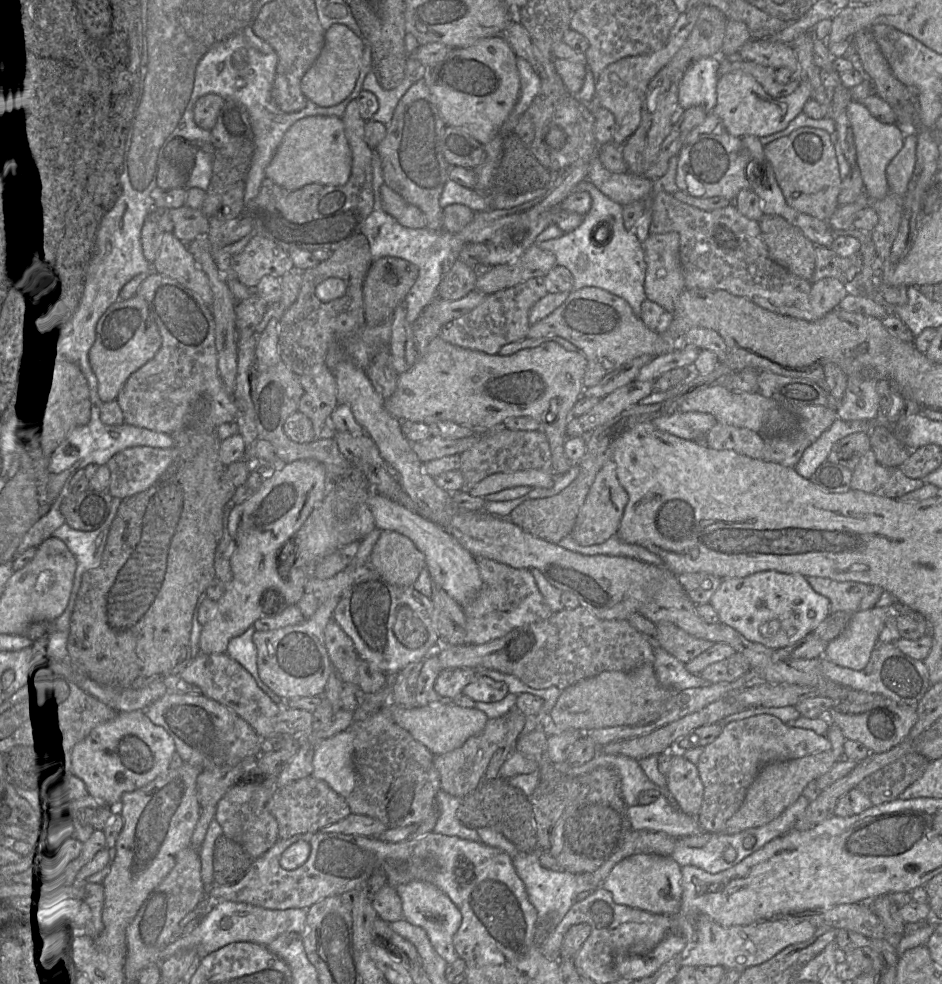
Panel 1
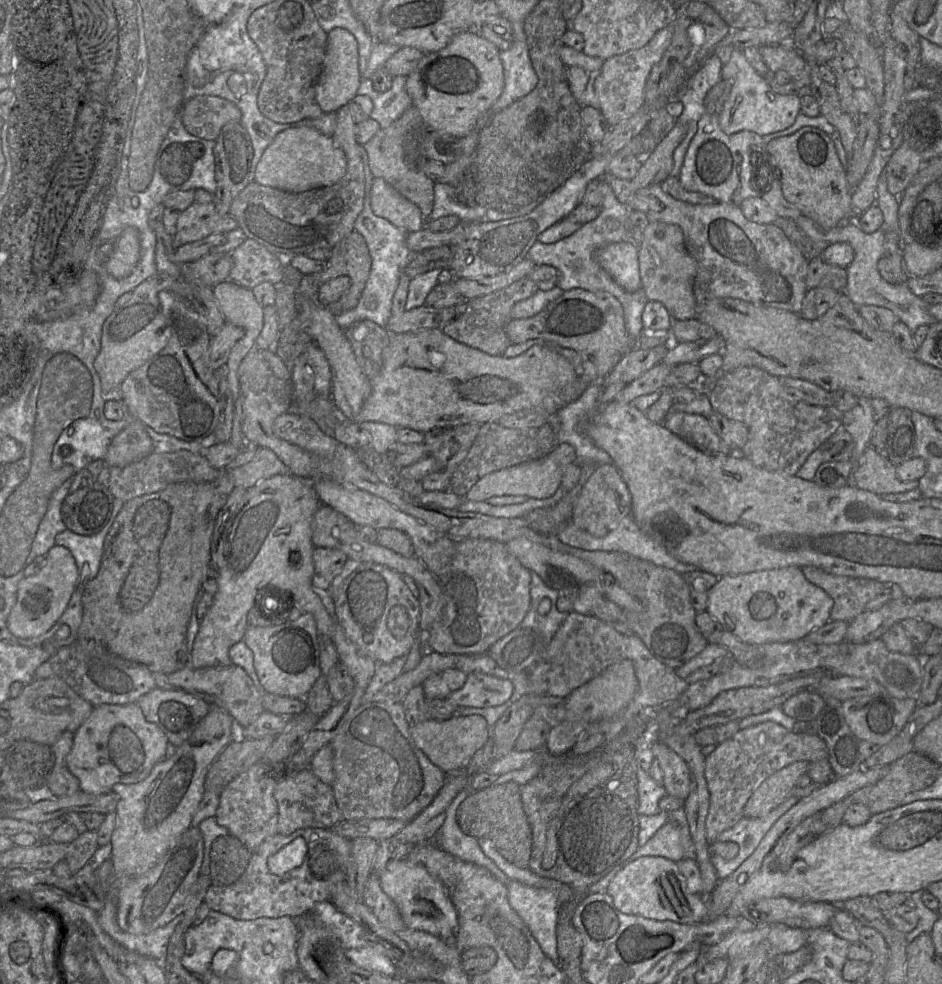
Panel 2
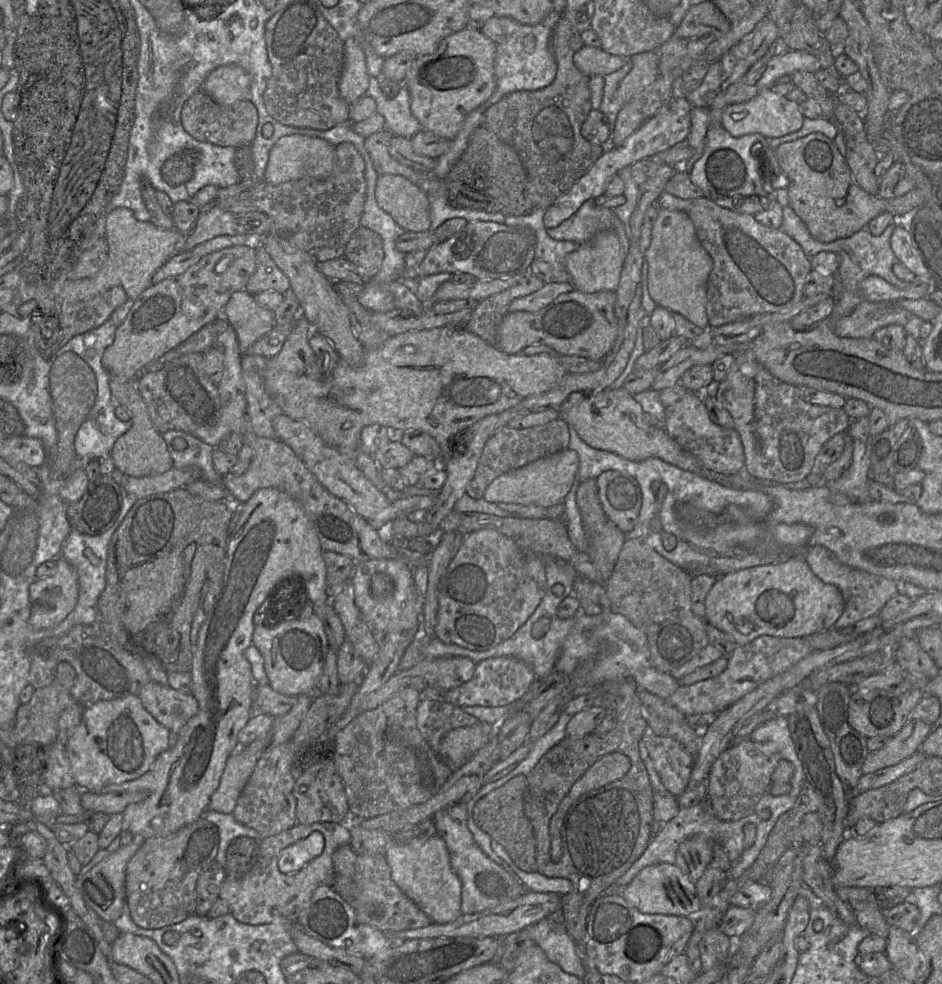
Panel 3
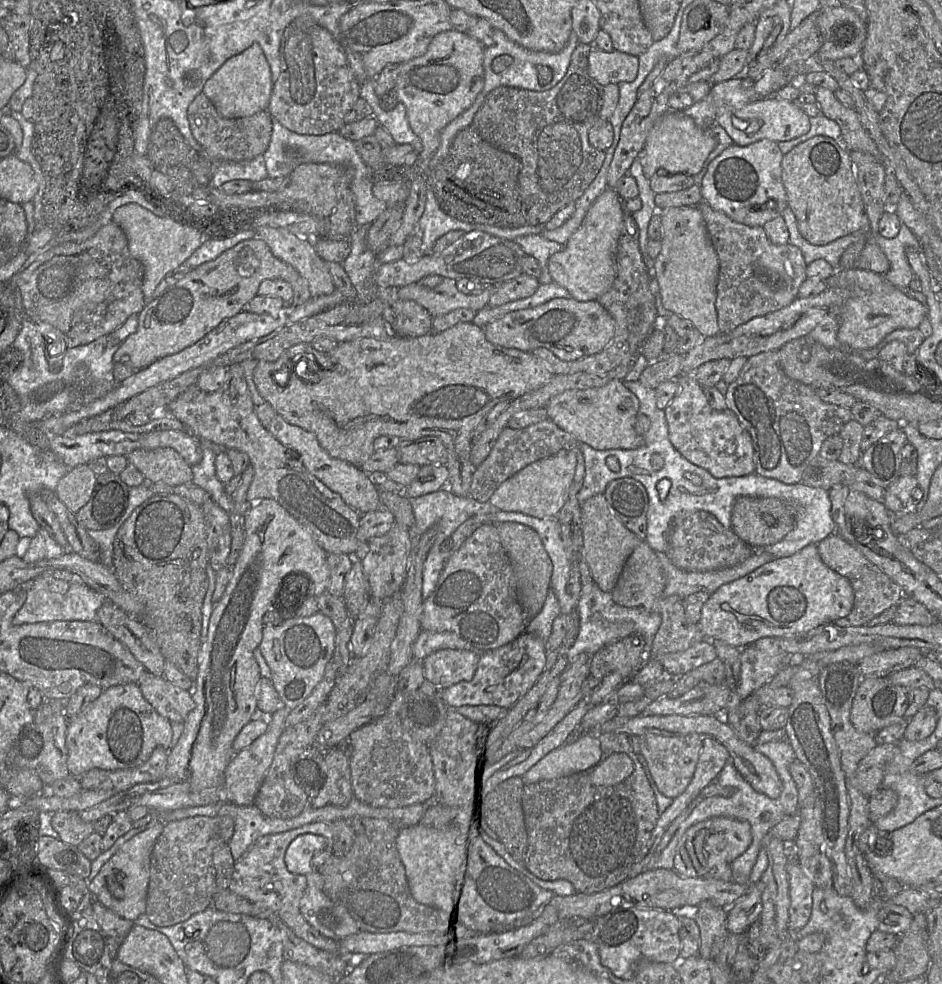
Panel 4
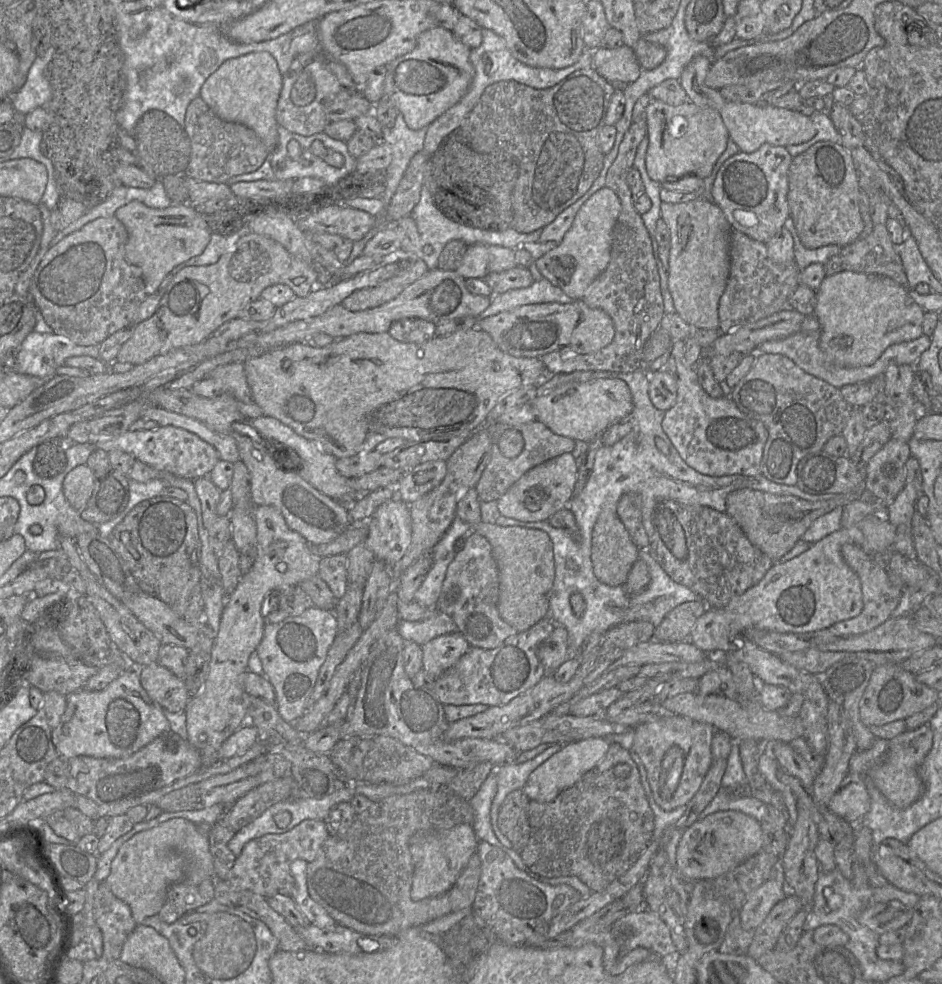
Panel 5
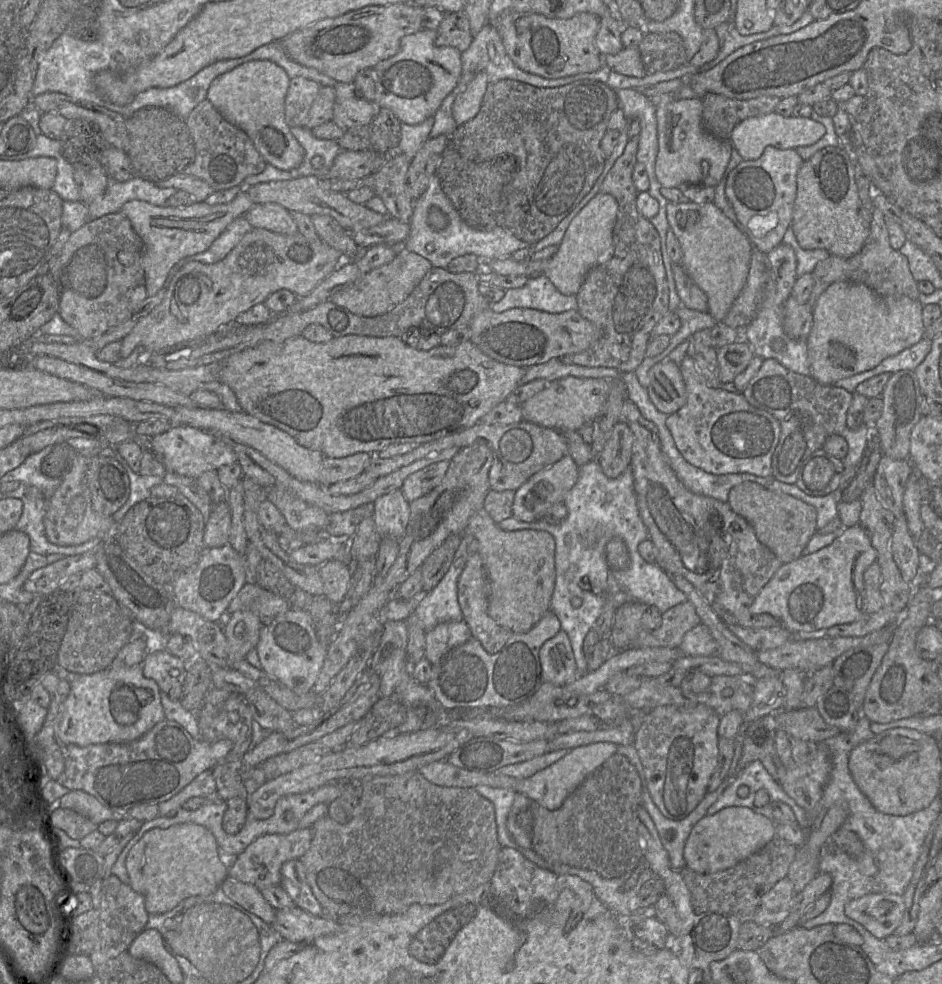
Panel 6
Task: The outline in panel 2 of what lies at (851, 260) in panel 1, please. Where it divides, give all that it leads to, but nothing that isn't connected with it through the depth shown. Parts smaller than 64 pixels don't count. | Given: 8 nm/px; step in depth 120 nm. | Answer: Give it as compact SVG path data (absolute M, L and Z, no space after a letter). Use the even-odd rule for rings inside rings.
M819 255L809 258L806 277L807 291L819 287L829 287L836 291L844 291L846 284L846 268L829 265Z

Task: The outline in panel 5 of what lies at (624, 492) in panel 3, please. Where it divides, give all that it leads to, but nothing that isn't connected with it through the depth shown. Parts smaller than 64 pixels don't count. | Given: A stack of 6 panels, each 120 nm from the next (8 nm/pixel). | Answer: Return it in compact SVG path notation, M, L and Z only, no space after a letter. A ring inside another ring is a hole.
M638 493L623 494L616 506L616 514L624 524L635 544L641 549L649 547L648 537L642 523L642 499Z

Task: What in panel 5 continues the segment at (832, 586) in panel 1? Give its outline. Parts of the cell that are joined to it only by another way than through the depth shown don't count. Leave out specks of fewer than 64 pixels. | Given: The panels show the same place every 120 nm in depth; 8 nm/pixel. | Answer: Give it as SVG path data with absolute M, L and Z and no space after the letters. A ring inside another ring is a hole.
M846 543L841 547L841 555L860 579L863 609L856 617L838 622L828 629L838 637L860 635L873 630L891 617L900 601L902 591L891 584L880 560L876 560L872 555L865 553L860 547Z

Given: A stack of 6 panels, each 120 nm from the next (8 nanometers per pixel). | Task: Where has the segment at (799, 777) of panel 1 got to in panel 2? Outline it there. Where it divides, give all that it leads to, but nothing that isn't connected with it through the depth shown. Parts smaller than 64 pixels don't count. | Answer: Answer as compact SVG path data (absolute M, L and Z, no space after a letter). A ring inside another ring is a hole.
M796 761L764 780L747 801L743 816L761 818L790 797L798 778L807 774L809 762Z

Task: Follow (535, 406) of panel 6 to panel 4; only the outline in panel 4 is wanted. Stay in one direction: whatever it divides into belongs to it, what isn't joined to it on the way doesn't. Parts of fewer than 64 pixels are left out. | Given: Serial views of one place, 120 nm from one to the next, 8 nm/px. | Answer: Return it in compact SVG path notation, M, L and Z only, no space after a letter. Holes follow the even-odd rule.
M612 380L602 387L565 391L552 398L546 409L558 427L595 450L632 450L643 444L643 436L635 430L639 400L621 380Z

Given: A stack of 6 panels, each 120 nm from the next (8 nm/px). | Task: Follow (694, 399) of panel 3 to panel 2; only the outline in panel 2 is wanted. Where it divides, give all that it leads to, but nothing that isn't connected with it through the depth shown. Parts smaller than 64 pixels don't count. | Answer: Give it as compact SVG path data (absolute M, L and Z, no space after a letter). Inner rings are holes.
M670 410L664 425L705 454L717 456L734 453L734 450L714 431L707 417Z

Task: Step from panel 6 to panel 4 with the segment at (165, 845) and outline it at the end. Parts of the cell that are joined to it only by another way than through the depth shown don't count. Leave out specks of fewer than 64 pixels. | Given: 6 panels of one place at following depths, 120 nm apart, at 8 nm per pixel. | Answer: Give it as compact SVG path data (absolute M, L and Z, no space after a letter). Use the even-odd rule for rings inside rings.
M159 822L136 834L103 865L98 874L88 883L88 890L93 895L94 901L101 903L120 917L131 921L145 913L151 853L164 826L165 822Z

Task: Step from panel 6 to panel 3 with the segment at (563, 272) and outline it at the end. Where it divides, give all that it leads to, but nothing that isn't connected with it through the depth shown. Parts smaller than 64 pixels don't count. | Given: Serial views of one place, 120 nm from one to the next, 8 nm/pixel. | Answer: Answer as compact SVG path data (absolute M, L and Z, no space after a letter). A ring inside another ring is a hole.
M601 230L584 244L569 253L563 259L563 266L571 277L574 289L583 293L615 291L627 253L622 250L617 234L610 230Z

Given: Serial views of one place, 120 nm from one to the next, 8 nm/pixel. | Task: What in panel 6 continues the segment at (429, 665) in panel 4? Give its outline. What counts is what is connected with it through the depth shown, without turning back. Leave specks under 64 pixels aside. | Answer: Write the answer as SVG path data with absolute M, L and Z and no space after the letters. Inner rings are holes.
M464 620L440 623L426 631L425 657L435 664L445 653L471 637L471 630Z

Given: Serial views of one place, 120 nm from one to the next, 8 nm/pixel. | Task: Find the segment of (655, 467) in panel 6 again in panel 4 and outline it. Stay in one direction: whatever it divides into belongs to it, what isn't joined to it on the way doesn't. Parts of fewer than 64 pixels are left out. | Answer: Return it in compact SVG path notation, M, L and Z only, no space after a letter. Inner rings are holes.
M705 511L682 514L669 526L666 555L681 570L706 572L735 566L751 557L757 549L752 548L731 528L725 528L717 518Z

